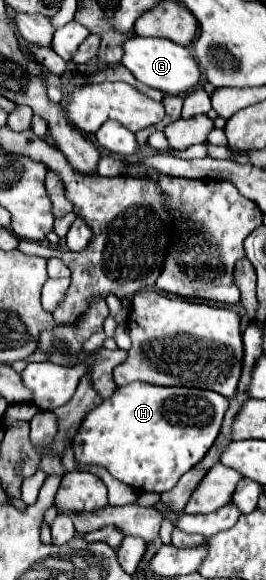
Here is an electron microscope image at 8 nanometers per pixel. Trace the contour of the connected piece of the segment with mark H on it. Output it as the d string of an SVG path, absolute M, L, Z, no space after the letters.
M138 381L128 383L124 387L118 387L108 399L102 399L102 403L96 405L92 411L88 411L86 417L82 419L82 425L76 437L72 439L76 467L78 465L104 467L112 477L130 485L136 491L166 493L178 483L178 479L186 471L190 471L208 453L220 431L226 407L228 399L208 389L158 387Z

